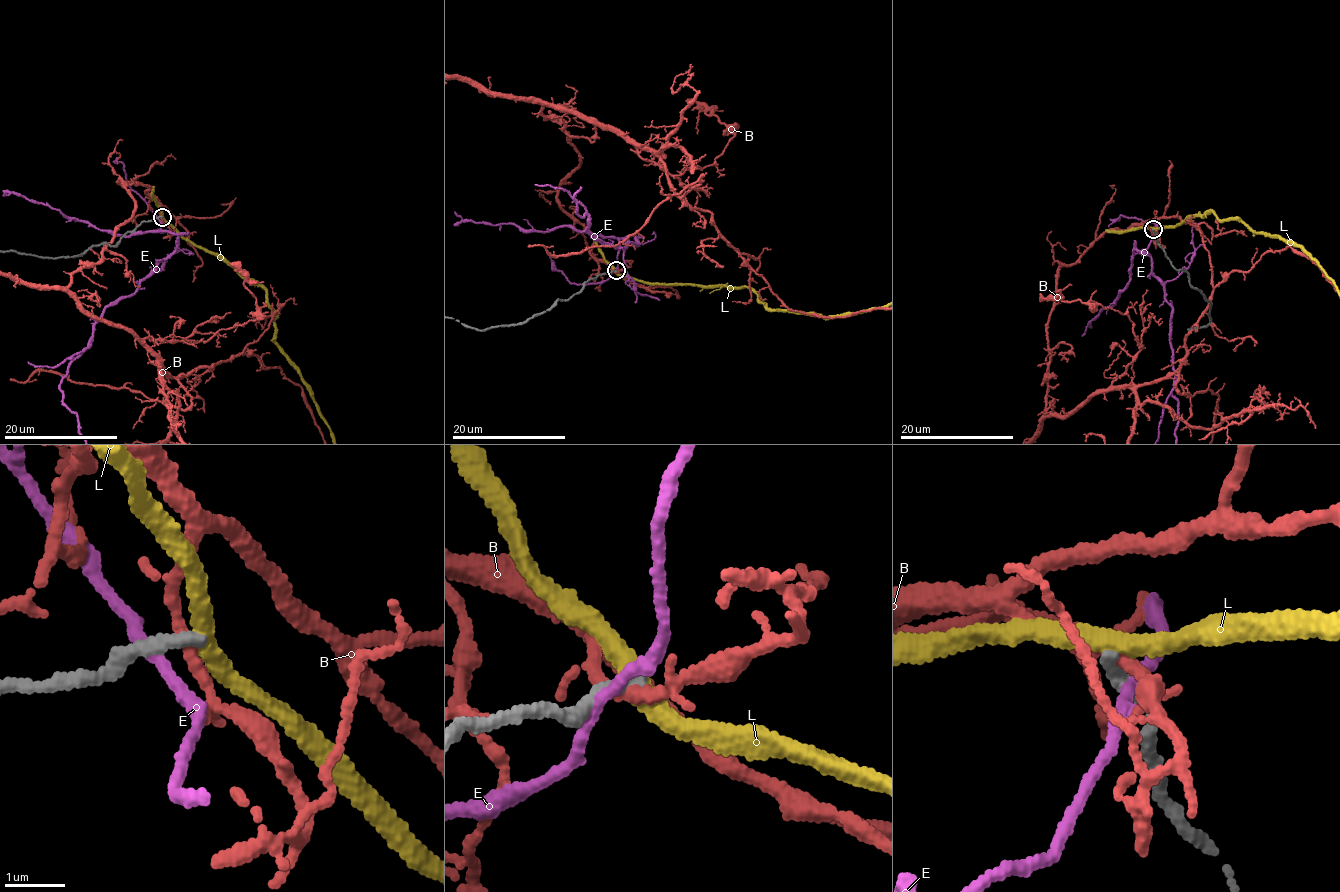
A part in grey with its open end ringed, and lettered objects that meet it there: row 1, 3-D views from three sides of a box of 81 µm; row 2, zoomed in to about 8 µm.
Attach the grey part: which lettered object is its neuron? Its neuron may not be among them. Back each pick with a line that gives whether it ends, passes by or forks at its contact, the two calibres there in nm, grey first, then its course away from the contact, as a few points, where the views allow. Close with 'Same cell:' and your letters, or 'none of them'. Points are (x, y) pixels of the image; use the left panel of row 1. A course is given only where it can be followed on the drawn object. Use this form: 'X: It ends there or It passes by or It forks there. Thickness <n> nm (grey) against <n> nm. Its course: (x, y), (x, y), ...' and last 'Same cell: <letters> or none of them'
Same cell: none of them

